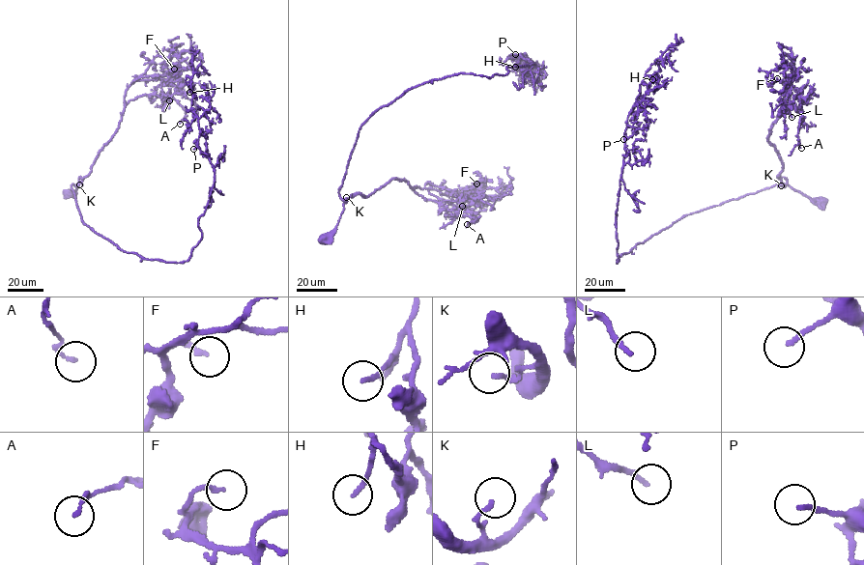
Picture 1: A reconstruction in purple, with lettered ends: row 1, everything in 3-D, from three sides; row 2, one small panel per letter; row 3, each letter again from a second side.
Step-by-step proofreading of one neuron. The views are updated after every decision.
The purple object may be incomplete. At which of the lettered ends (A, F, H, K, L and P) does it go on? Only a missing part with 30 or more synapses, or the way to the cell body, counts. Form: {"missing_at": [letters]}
{"missing_at": ["L", "P"]}

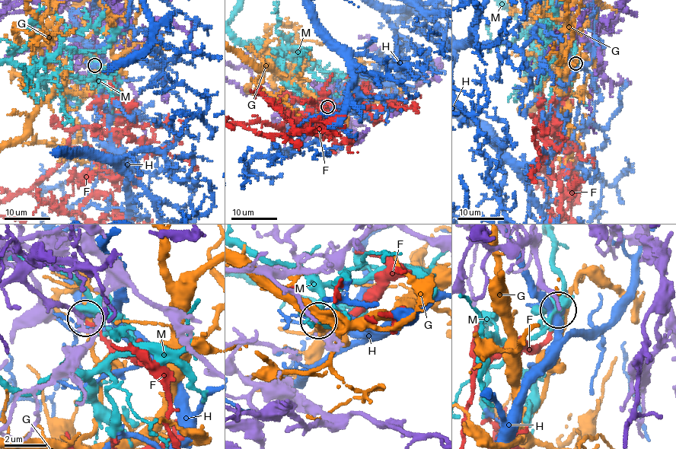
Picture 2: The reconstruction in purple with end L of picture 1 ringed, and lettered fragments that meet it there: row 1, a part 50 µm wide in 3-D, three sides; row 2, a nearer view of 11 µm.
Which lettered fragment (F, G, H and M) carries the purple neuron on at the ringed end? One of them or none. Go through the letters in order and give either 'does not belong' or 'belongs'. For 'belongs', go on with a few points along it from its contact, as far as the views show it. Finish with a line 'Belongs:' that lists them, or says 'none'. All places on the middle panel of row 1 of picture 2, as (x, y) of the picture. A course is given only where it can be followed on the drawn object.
F: does not belong
G: does not belong
H: does not belong
M: does not belong
Belongs: none

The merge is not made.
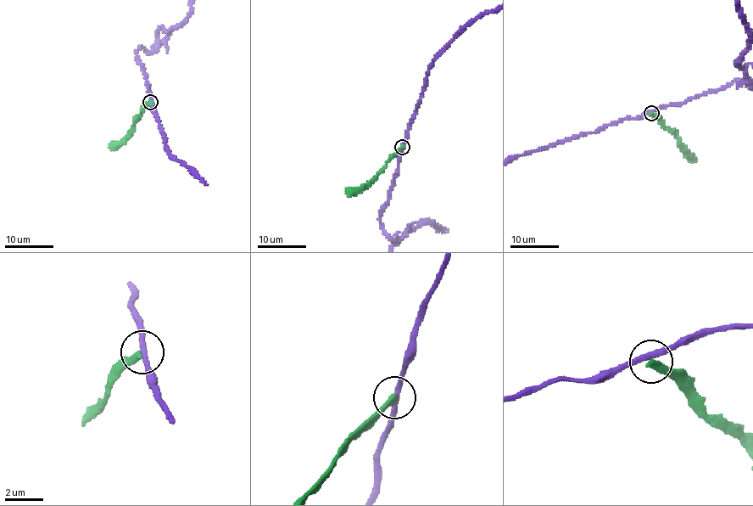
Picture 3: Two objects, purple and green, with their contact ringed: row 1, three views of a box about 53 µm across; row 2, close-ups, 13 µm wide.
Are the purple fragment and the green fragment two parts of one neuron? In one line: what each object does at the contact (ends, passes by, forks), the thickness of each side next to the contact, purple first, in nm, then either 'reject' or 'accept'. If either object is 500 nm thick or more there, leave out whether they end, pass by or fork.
purple passes by | green ends | 280/320 nm | reject

